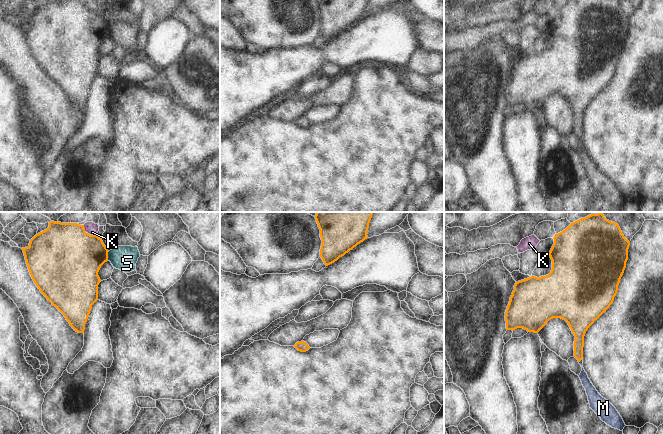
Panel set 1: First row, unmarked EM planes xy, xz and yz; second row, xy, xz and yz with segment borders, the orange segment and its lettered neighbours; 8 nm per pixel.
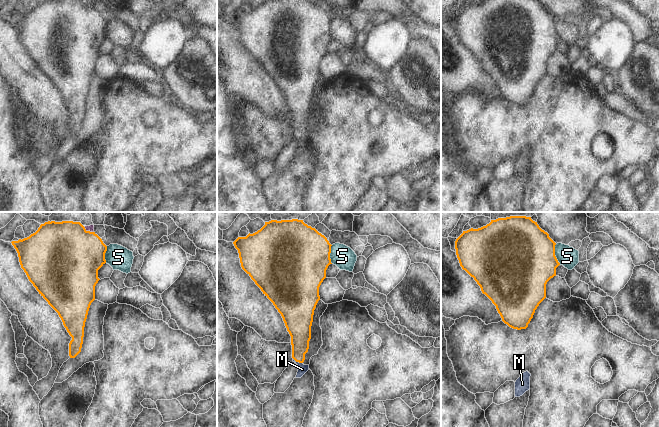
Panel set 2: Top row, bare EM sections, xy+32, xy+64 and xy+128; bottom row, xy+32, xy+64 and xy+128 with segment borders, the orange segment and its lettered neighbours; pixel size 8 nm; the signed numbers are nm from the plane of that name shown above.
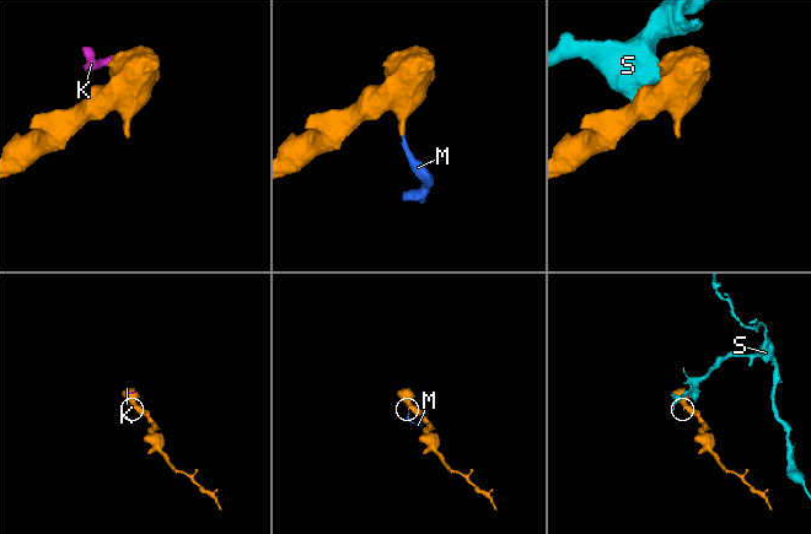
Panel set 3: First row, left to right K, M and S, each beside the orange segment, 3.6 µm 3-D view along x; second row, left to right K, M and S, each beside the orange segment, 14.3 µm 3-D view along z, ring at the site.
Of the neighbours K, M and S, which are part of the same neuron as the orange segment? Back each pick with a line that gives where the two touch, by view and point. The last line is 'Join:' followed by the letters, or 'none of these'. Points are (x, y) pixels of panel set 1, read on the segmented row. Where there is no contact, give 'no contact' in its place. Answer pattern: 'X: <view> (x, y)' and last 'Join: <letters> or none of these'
M: yz (581, 359)
Join: M

